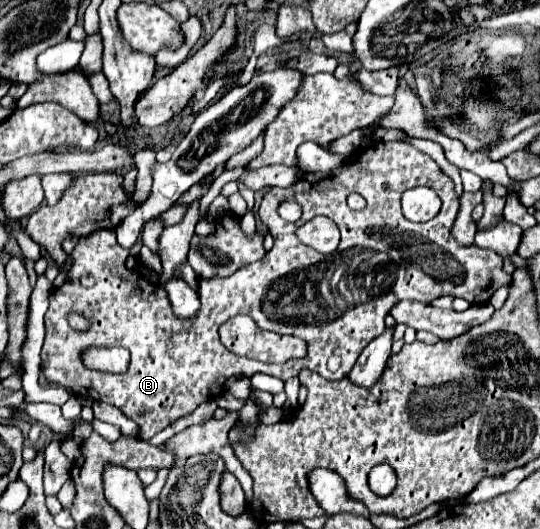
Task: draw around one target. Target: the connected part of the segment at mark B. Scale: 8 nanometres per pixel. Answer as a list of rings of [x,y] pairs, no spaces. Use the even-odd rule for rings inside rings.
[[[374,142],[372,146],[358,150],[352,156],[352,162],[336,168],[332,174],[302,174],[300,180],[296,180],[288,188],[272,186],[264,194],[262,204],[258,208],[258,216],[262,224],[266,224],[268,232],[274,238],[274,248],[268,252],[270,260],[260,260],[256,264],[250,264],[242,270],[236,270],[228,278],[216,276],[212,280],[200,280],[198,296],[202,306],[198,316],[192,320],[180,320],[178,316],[174,316],[164,288],[160,288],[150,280],[144,280],[140,272],[132,272],[124,268],[128,250],[116,242],[114,230],[98,230],[90,238],[82,238],[82,242],[76,244],[76,248],[72,250],[72,268],[66,282],[60,288],[54,288],[50,294],[50,308],[46,312],[46,340],[42,348],[42,366],[40,366],[42,374],[46,376],[48,382],[58,382],[60,386],[68,388],[78,396],[84,396],[96,402],[114,404],[130,420],[134,420],[140,426],[142,440],[152,438],[154,434],[164,430],[168,424],[172,424],[176,418],[182,418],[194,412],[202,402],[216,400],[226,390],[224,384],[232,376],[250,378],[256,372],[264,372],[280,380],[288,380],[292,376],[298,376],[300,370],[308,368],[318,372],[326,380],[342,380],[348,376],[348,372],[356,364],[360,352],[376,336],[382,334],[384,318],[390,314],[396,302],[418,300],[428,306],[434,298],[452,294],[472,304],[472,302],[488,300],[498,286],[510,284],[512,276],[502,272],[502,258],[496,252],[482,250],[478,246],[464,248],[452,240],[450,228],[456,218],[456,212],[458,212],[458,196],[454,194],[454,184],[450,176],[446,176],[428,154],[404,142]],[[414,186],[428,186],[442,200],[442,208],[438,216],[426,224],[414,224],[402,216],[400,196],[404,190]],[[350,192],[364,194],[368,206],[360,212],[350,210],[346,204],[346,196]],[[282,202],[296,202],[302,206],[302,218],[296,224],[288,224],[278,216],[278,206]],[[316,214],[326,214],[340,228],[342,238],[338,248],[332,254],[320,254],[300,244],[298,238],[294,236],[296,228],[308,222],[310,218],[314,218]],[[404,236],[414,238],[414,266],[408,264],[408,268],[406,268],[406,260],[396,248],[400,246],[400,238]],[[72,312],[82,314],[90,320],[90,328],[86,332],[74,330],[68,324],[68,314]],[[238,314],[250,316],[262,330],[294,334],[304,338],[308,342],[308,356],[302,360],[290,360],[286,364],[262,364],[262,362],[254,362],[254,360],[232,354],[230,350],[226,350],[226,346],[222,346],[218,336],[218,326]],[[114,346],[122,346],[130,350],[132,360],[130,360],[128,374],[98,372],[84,366],[82,362],[84,350],[114,348]]]

